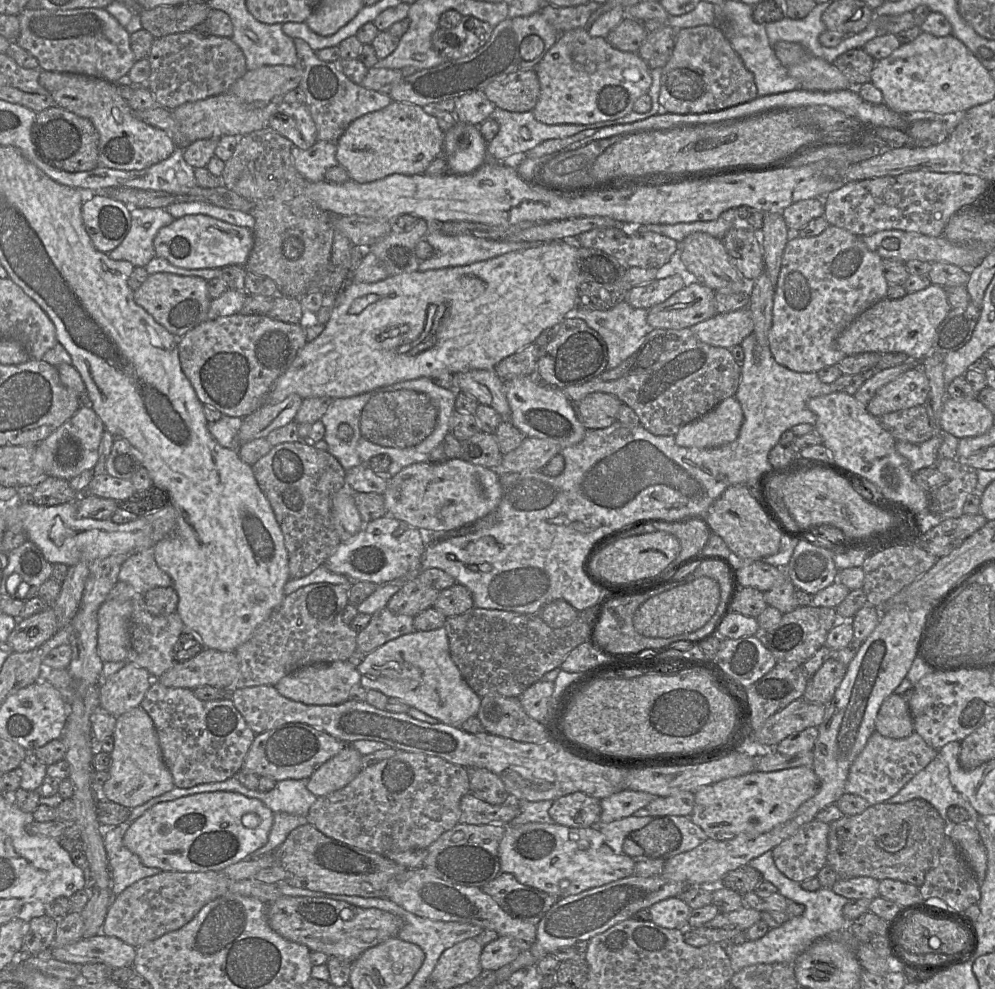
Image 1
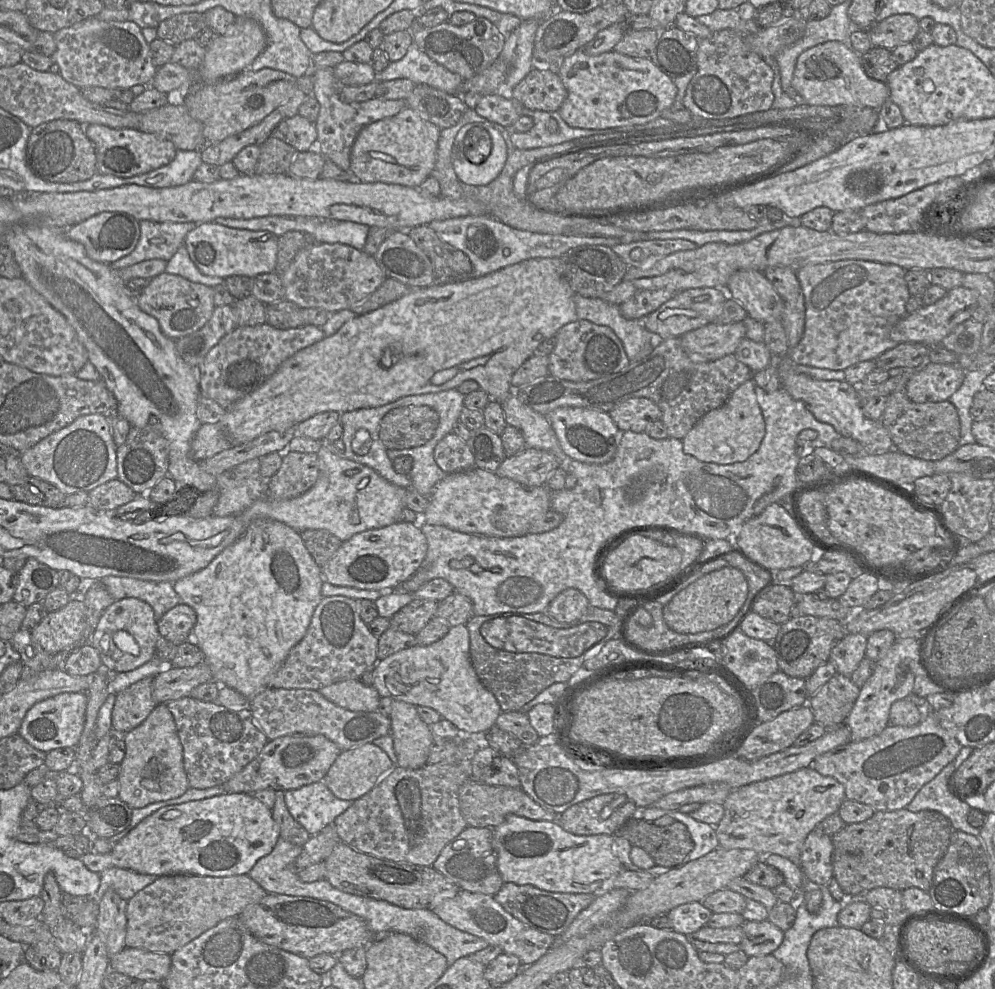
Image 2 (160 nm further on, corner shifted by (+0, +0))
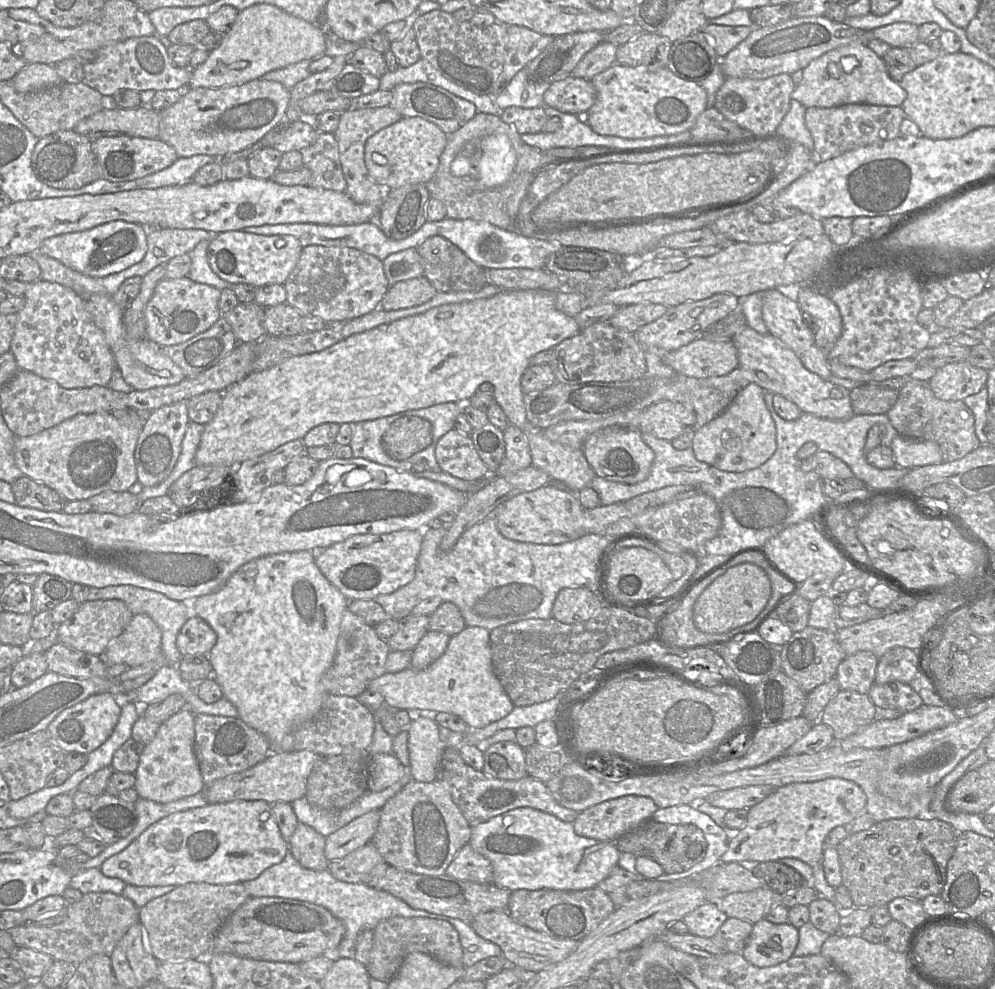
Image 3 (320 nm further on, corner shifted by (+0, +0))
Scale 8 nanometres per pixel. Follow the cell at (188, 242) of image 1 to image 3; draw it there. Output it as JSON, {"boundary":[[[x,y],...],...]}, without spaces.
{"boundary":[[[227,231],[209,241],[207,257],[211,269],[230,284],[250,284],[260,287],[283,285],[295,268],[303,247],[289,235],[258,235],[243,231]]]}

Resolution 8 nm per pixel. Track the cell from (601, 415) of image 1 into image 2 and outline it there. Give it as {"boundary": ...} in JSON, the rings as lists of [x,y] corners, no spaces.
{"boundary":[[[647,398],[628,399],[608,414],[619,430],[635,433],[644,433],[649,424],[662,417],[660,408]]]}

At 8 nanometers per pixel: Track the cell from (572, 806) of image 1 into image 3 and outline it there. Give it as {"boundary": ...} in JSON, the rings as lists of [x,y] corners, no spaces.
{"boundary":[[[621,796],[579,812],[573,827],[579,836],[616,841],[626,832],[651,819],[658,808],[650,797]]]}

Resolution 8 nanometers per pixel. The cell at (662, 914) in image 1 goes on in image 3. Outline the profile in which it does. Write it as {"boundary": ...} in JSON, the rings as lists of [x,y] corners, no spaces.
{"boundary":[[[705,902],[686,914],[682,921],[687,926],[689,933],[700,937],[713,938],[728,918],[724,912],[719,910],[716,903]]]}

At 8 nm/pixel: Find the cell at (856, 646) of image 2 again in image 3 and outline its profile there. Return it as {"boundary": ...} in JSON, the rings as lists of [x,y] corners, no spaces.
{"boundary":[[[869,651],[846,656],[836,673],[840,688],[868,695],[875,683],[877,665],[878,658]]]}

